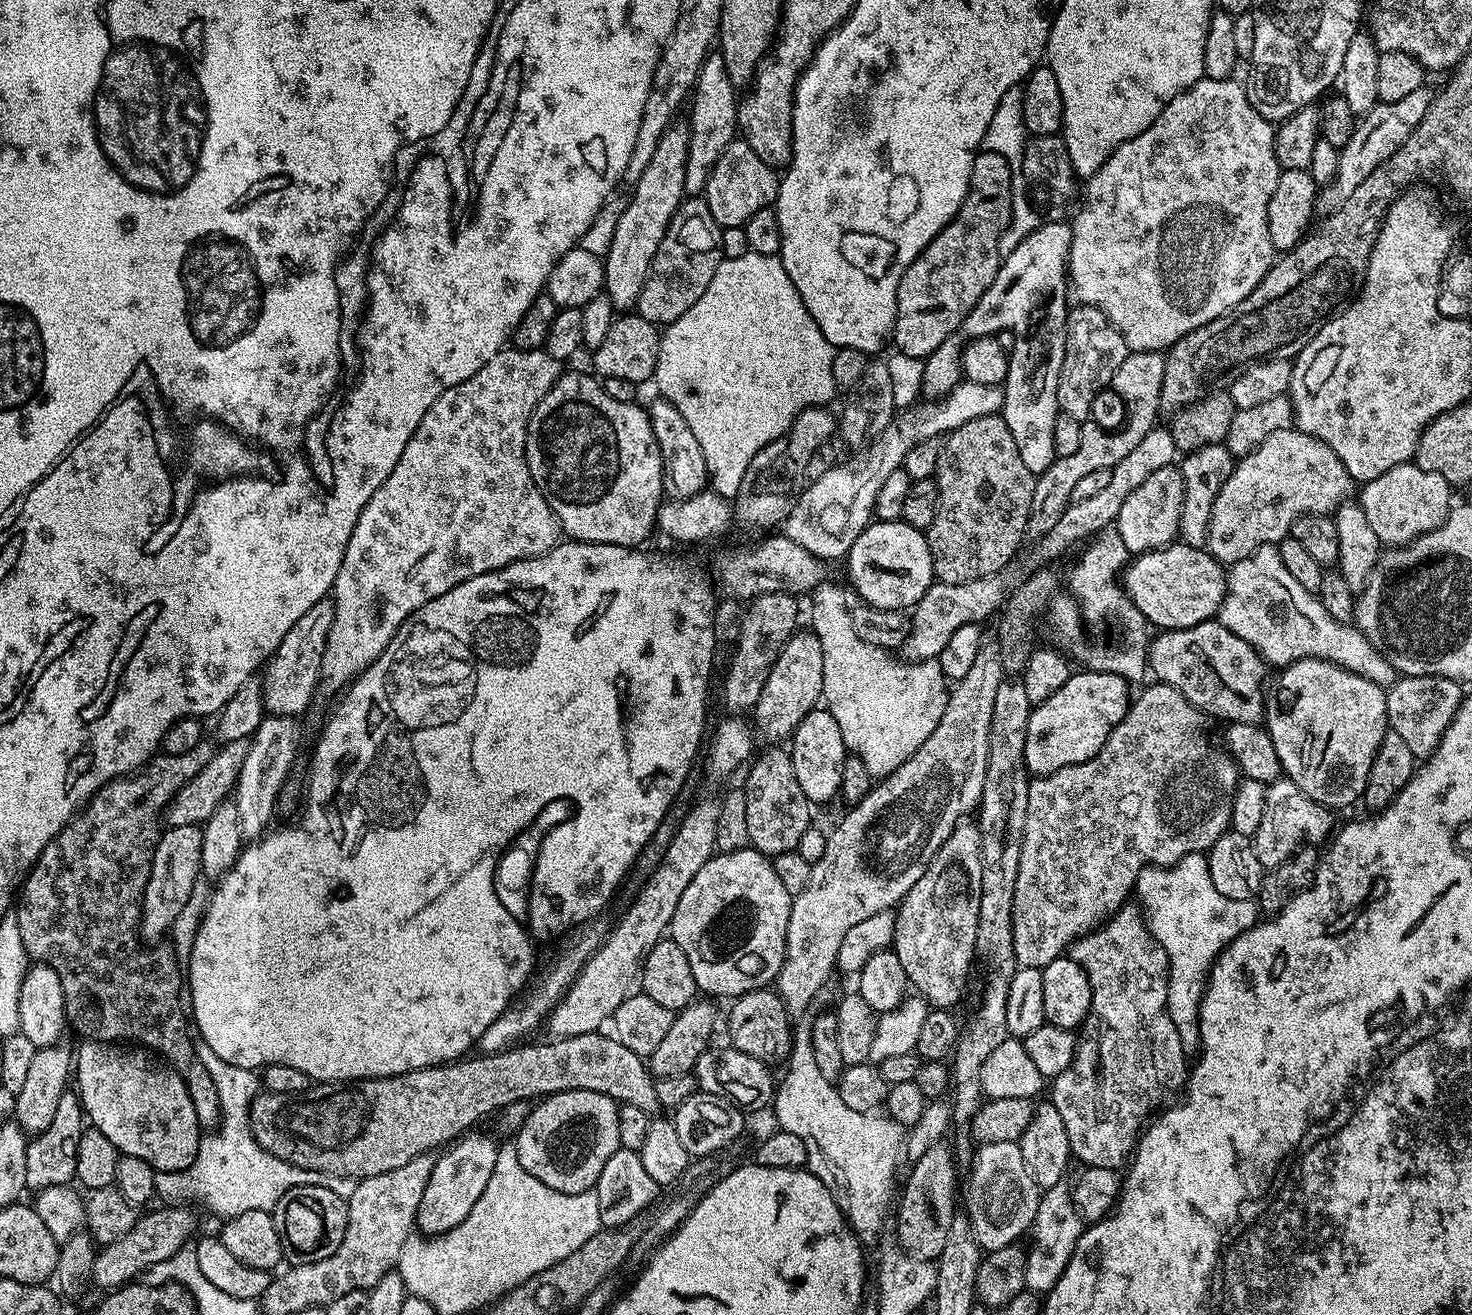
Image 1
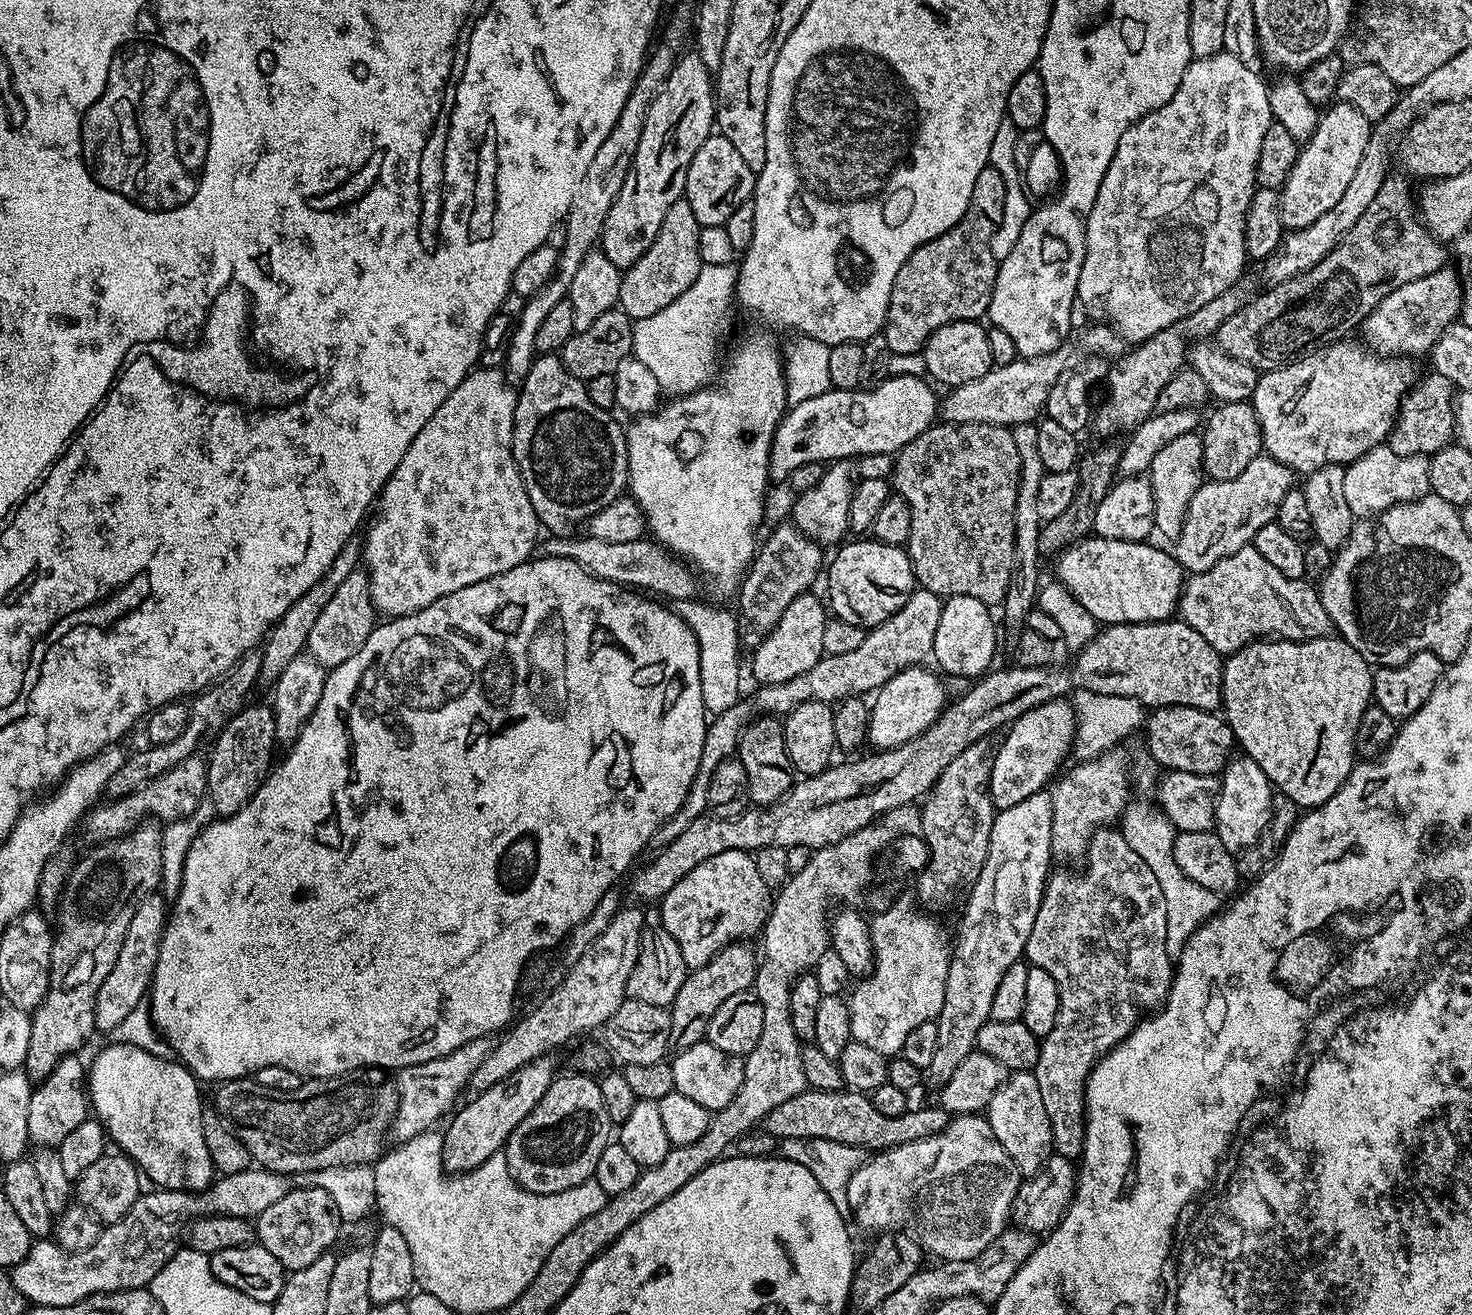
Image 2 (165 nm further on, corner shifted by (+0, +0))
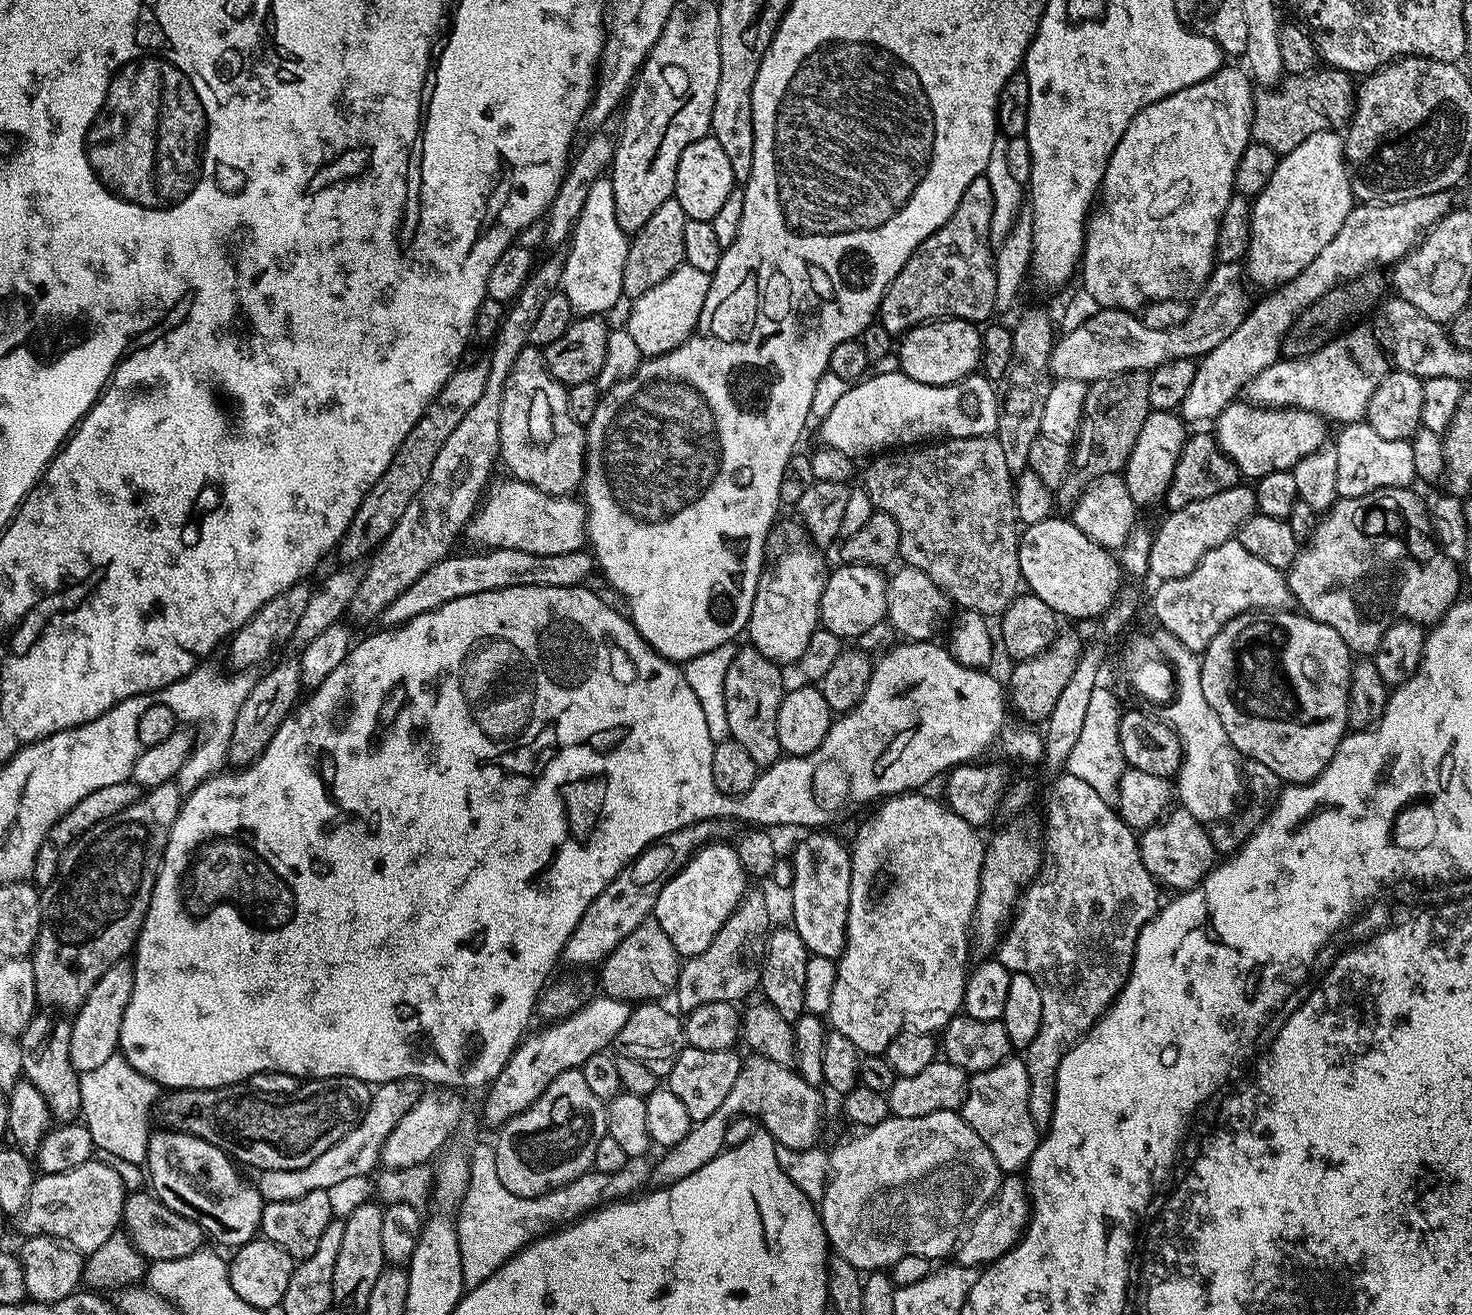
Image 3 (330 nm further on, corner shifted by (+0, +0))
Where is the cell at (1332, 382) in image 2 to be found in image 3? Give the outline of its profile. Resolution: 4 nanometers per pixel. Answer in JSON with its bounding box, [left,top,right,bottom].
[1214,402,1326,478]

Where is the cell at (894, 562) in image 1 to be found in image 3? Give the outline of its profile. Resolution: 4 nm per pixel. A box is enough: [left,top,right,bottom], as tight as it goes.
[820,564,888,638]

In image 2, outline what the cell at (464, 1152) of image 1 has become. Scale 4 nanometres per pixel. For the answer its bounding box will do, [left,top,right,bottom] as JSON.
[442,1055,558,1174]

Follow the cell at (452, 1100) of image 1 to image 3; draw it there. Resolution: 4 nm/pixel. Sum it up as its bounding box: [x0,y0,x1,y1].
[158,1076,373,1170]

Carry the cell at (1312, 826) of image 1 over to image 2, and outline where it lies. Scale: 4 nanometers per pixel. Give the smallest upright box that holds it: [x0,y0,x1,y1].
[1214,755,1274,854]

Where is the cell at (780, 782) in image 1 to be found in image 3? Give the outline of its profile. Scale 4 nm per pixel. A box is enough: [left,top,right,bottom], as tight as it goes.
[726,647,786,769]

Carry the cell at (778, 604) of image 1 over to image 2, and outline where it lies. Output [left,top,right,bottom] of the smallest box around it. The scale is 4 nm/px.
[736,522,824,650]

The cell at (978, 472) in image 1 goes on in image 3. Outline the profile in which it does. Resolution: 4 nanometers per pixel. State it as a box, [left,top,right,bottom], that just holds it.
[862,435,1022,618]

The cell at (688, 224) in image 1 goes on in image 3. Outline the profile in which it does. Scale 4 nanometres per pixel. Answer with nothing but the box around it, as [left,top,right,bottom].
[622,198,688,298]

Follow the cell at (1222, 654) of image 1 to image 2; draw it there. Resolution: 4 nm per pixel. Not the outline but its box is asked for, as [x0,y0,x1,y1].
[632,618,1222,902]

